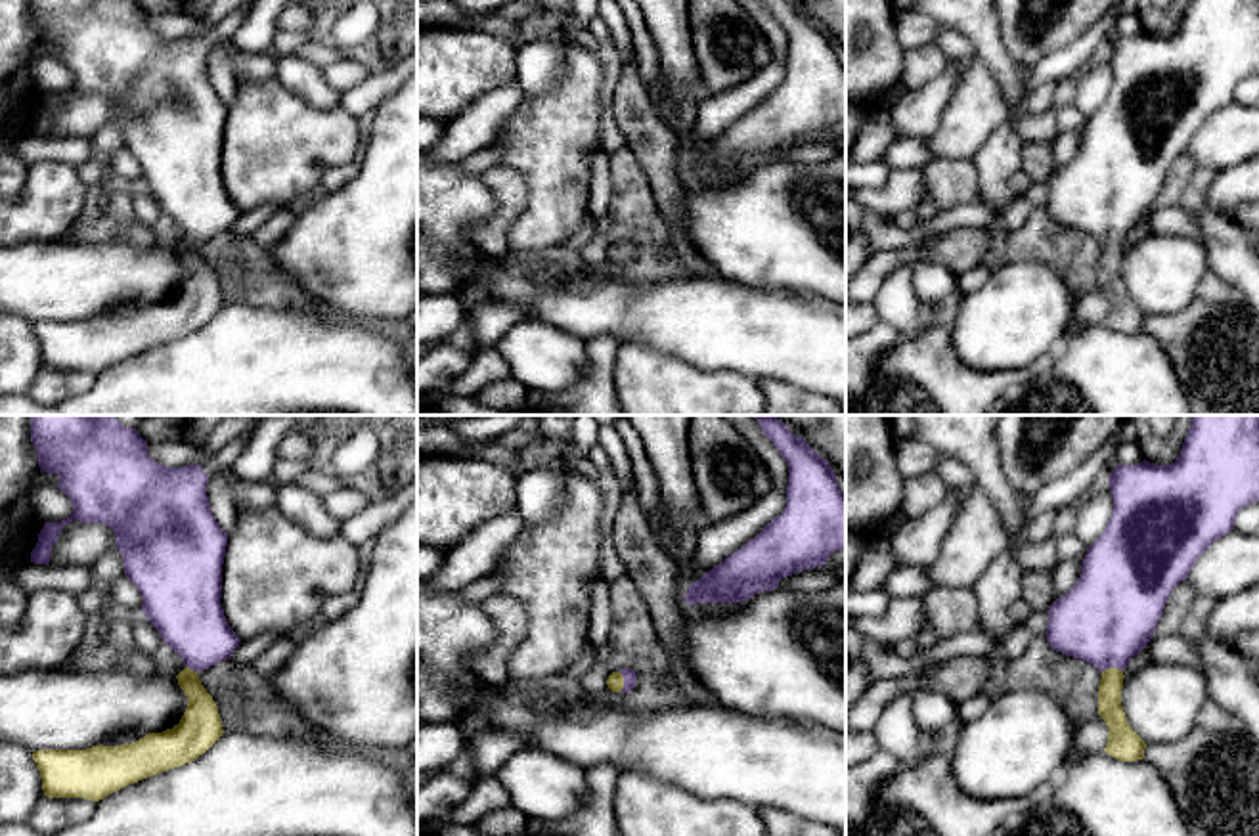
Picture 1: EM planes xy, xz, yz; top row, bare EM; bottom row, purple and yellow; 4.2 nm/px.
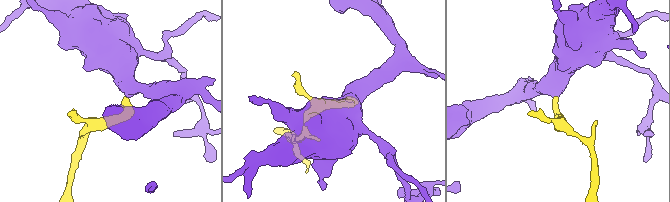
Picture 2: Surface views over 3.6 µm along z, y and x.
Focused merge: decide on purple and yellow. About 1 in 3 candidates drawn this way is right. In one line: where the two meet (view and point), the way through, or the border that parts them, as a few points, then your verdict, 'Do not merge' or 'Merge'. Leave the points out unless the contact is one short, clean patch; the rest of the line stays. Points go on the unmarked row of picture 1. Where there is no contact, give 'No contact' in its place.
Touches purple at xz (624, 253). Path across: xz (630, 249), (624, 253), (615, 253). Merge

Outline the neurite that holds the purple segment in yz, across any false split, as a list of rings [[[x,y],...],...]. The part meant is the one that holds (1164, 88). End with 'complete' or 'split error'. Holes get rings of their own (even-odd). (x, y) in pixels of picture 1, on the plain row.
[[[1188,0],[1175,34],[1117,36],[1108,50],[1114,80],[1104,103],[1087,119],[1075,157],[1049,178],[1047,210],[1056,224],[1079,230],[1102,243],[1098,287],[1108,297],[1104,323],[1119,333],[1144,329],[1146,314],[1127,295],[1121,277],[1123,241],[1152,210],[1171,163],[1188,149],[1200,126],[1234,101],[1238,84],[1259,73],[1259,0]]] | split error

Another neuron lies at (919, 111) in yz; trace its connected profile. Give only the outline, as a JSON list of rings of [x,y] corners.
[[[949,61],[939,77],[918,90],[909,90],[892,109],[890,117],[899,138],[932,136],[949,105],[961,77],[961,63]]]

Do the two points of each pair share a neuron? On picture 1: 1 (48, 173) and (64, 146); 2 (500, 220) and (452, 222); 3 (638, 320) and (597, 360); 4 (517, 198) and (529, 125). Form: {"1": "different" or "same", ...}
{"1": "different", "2": "different", "3": "different", "4": "different"}

